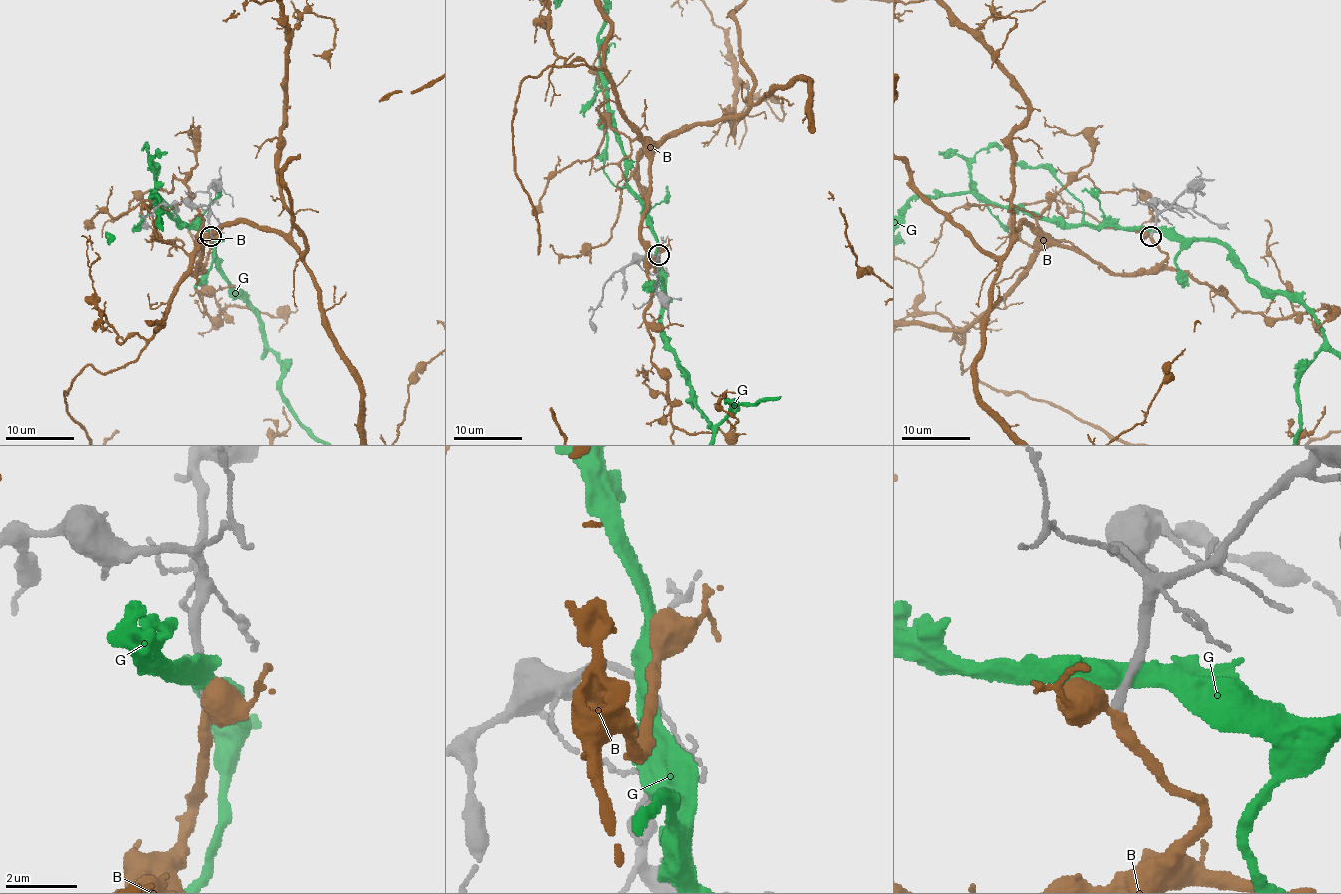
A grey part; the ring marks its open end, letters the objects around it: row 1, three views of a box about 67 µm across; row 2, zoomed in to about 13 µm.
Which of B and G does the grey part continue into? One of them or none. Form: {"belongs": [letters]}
{"belongs": ["B"]}

